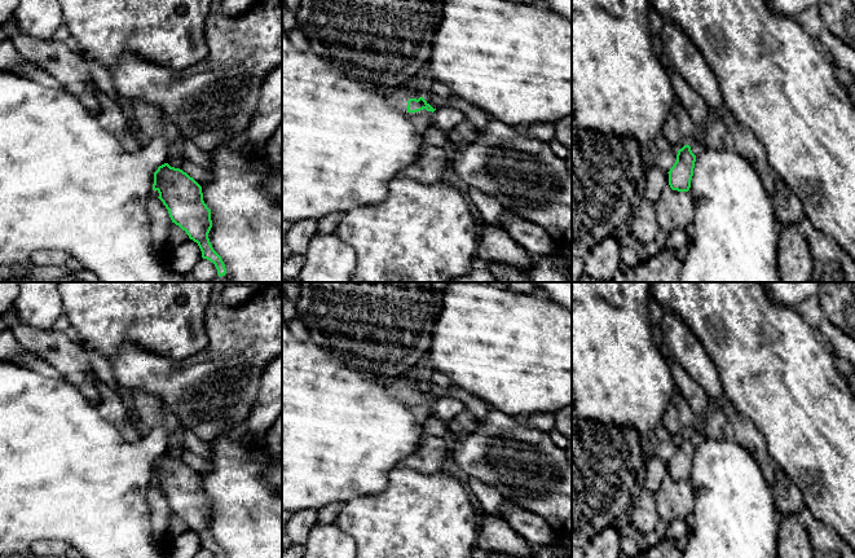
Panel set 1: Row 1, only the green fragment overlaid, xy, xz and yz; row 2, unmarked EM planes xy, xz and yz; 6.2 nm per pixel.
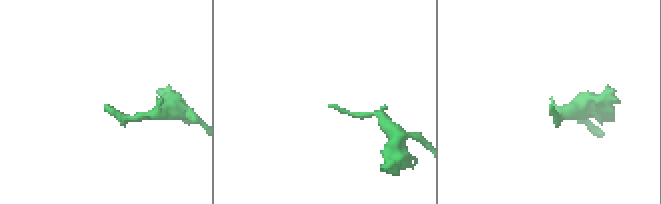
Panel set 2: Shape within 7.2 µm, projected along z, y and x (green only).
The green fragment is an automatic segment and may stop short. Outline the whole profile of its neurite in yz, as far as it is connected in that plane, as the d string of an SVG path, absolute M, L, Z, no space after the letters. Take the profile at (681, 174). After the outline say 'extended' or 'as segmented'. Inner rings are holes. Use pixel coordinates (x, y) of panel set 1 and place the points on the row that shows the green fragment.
M697 133L689 145L678 150L676 161L670 168L669 185L673 190L688 192L693 176L696 157L708 149L702 133Z; extended

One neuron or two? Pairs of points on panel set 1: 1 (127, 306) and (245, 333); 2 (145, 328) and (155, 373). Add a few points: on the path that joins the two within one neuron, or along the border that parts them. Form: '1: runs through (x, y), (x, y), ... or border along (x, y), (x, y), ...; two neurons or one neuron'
1: border along (210, 302), (206, 310), (207, 343), (197, 354); two neurons
2: border along (120, 346), (136, 345), (159, 355), (180, 360); two neurons

